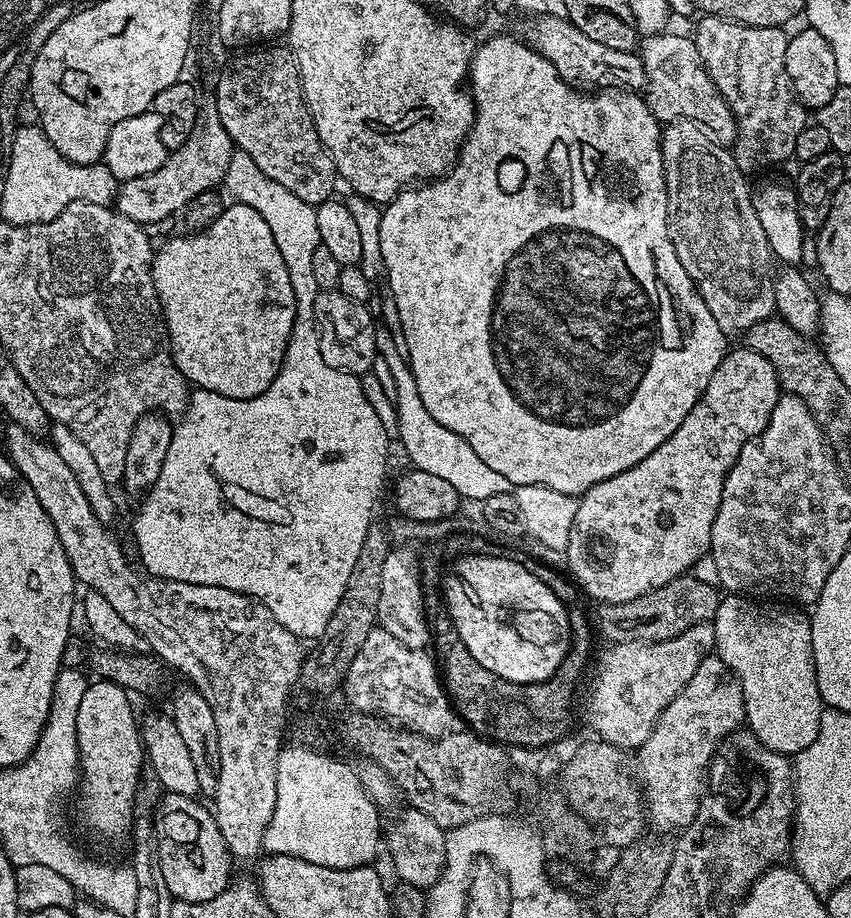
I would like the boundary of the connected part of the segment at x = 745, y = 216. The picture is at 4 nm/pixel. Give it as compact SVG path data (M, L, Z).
M674 120L663 125L660 133L660 150L662 152L662 166L664 167L664 181L666 182L666 194L668 195L668 233L672 239L674 250L678 254L678 262L690 274L690 278L696 283L696 288L700 291L700 296L706 302L710 314L714 314L714 322L718 322L720 329L724 331L725 337L739 337L741 334L748 332L758 322L773 319L776 303L772 293L772 282L774 279L774 257L770 246L766 242L766 234L762 231L762 222L758 222L758 214L754 214L752 205L753 189L748 188L749 177L739 166L731 154L731 151L725 145L715 144L711 136L704 131L701 125L692 120Z

